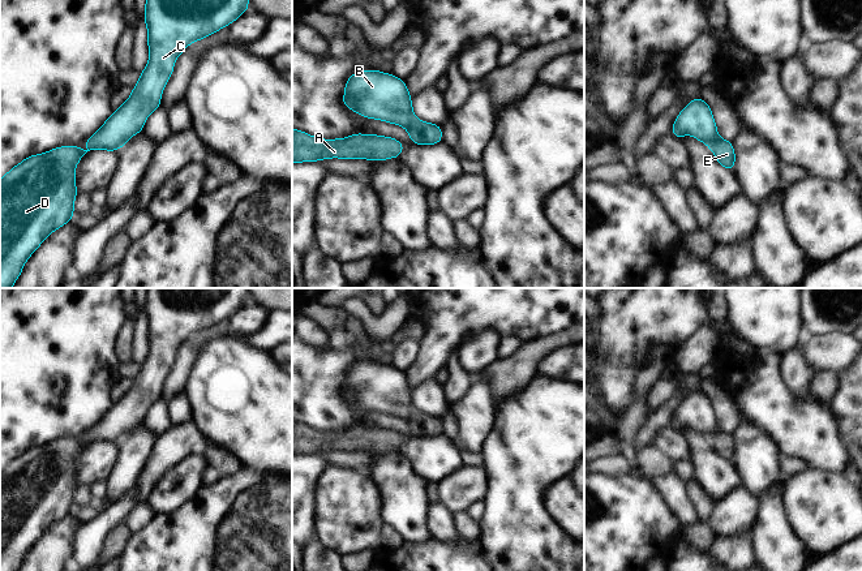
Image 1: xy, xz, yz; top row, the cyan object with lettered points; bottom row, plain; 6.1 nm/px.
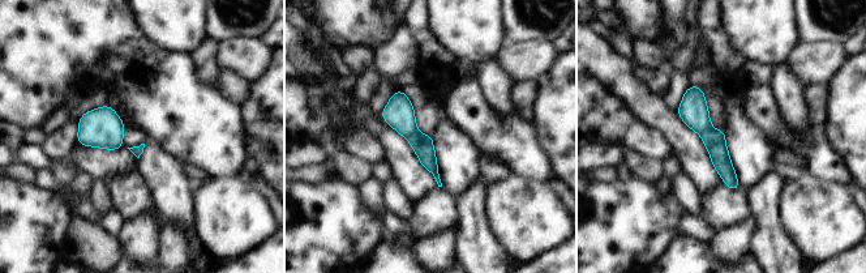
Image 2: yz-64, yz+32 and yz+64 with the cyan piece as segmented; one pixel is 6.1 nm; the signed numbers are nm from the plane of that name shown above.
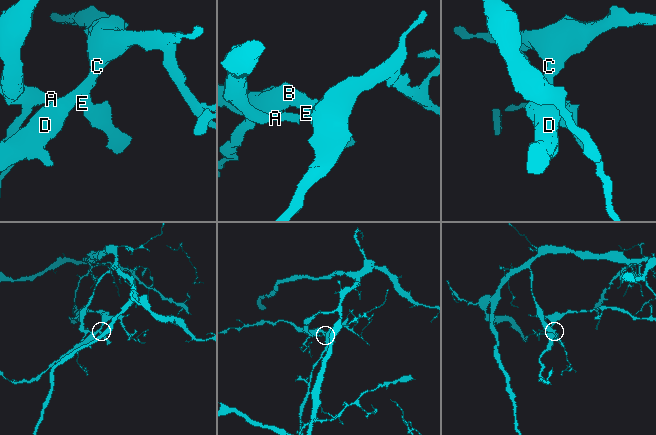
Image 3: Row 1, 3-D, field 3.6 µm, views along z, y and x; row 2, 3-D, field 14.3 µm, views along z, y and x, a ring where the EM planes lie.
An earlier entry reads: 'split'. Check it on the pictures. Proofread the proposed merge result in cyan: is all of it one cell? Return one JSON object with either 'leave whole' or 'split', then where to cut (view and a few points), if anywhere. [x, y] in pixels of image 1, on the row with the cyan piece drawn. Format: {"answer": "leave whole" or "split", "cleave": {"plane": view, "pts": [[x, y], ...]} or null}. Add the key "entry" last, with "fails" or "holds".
{"answer": "split", "cleave": {"plane": "yz", "pts": [[716, 134], [707, 144]]}, "entry": "holds"}

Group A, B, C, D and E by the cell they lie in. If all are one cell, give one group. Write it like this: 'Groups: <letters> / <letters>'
Groups: A E / B C D.

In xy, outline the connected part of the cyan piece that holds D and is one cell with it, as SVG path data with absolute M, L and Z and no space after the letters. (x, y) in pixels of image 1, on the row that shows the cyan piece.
M146 0L143 18L149 33L150 59L129 99L112 112L94 136L83 141L87 150L81 151L78 145L63 146L31 155L0 180L0 288L10 288L26 259L44 239L72 220L73 201L78 194L74 181L78 160L90 150L117 151L132 136L142 132L146 117L160 107L160 95L173 72L176 57L189 43L231 25L248 9L248 0Z

